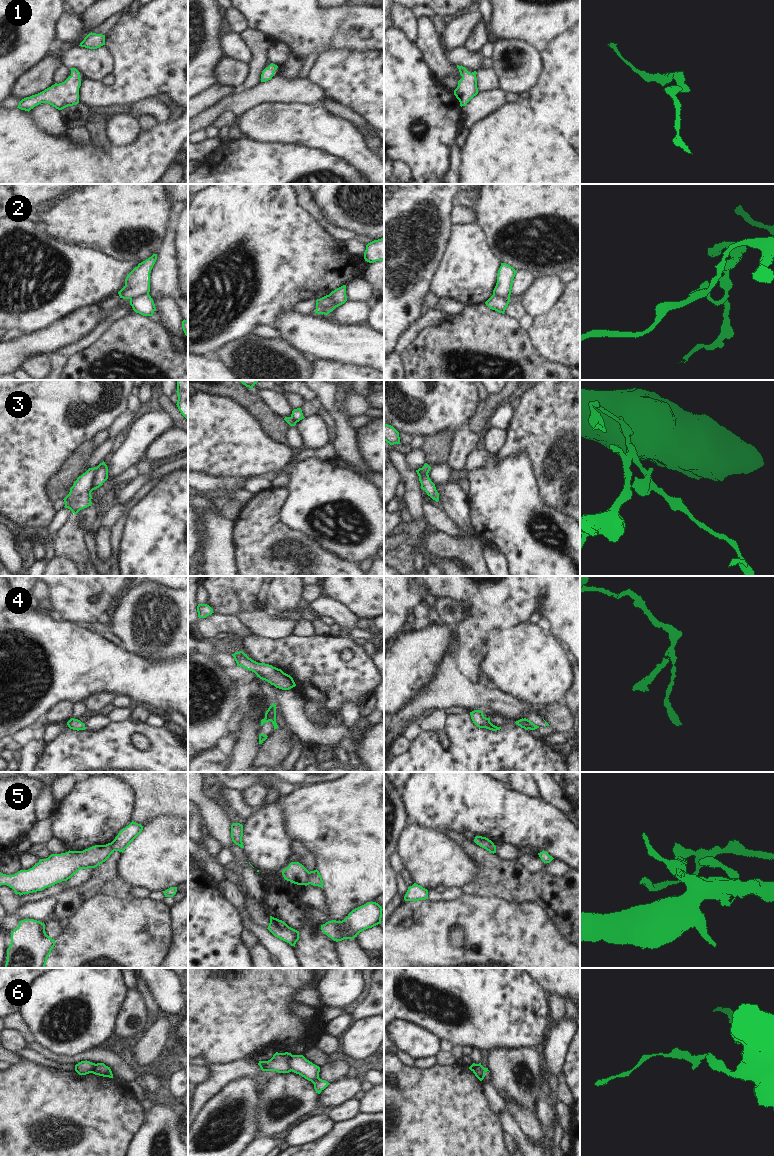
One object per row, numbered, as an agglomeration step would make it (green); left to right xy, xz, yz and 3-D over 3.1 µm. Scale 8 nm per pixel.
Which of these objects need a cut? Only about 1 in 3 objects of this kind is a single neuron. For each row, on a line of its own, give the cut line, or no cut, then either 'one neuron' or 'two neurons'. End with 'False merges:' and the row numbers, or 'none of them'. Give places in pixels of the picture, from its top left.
1: cut none; one neuron
2: cut xy (148, 293), (143, 293), (130, 300); two neurons
3: cut xy (96, 467), (92, 489); two neurons
4: cut yz (524, 718), (538, 727); two neurons
5: cut xz (308, 872), (310, 883); two neurons
6: cut xz (292, 1055), (288, 1062), (290, 1070); two neurons
False merges: 2, 3, 4, 5, 6

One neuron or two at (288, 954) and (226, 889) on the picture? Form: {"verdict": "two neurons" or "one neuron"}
{"verdict": "one neuron"}

